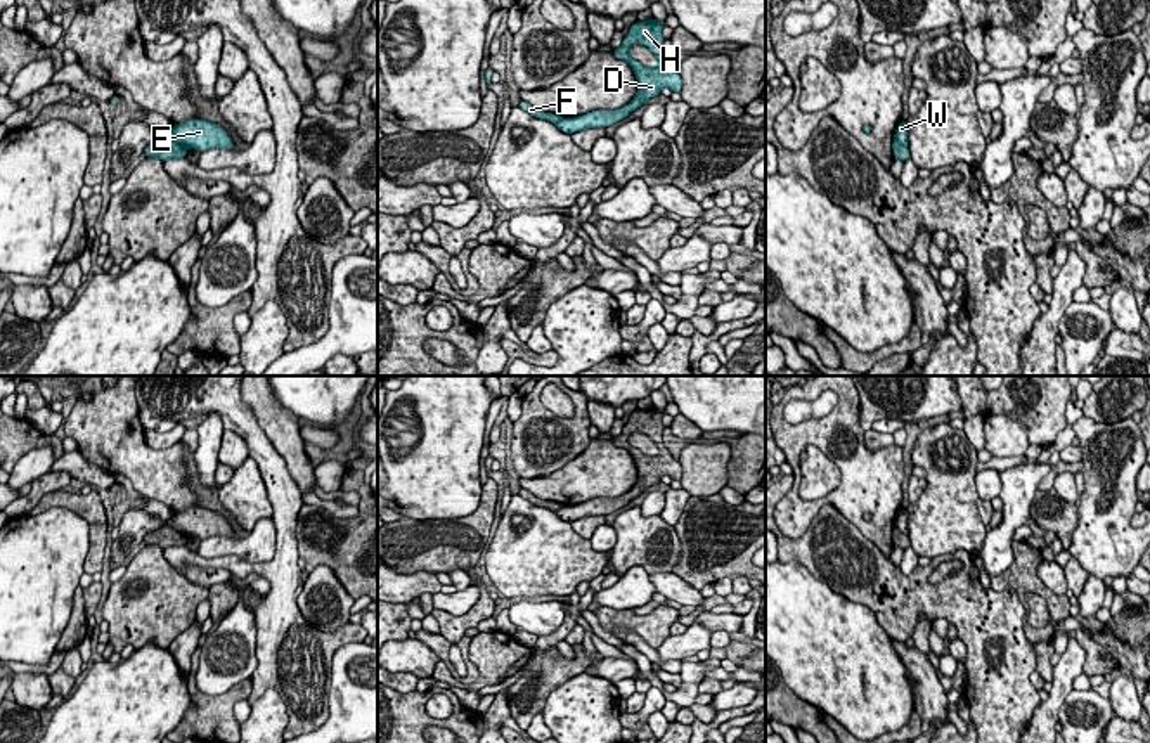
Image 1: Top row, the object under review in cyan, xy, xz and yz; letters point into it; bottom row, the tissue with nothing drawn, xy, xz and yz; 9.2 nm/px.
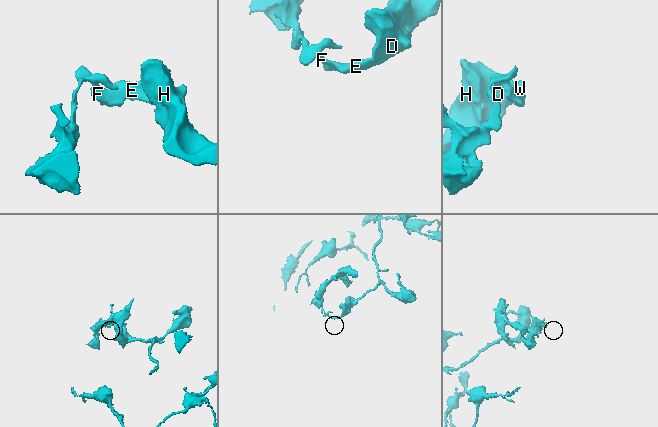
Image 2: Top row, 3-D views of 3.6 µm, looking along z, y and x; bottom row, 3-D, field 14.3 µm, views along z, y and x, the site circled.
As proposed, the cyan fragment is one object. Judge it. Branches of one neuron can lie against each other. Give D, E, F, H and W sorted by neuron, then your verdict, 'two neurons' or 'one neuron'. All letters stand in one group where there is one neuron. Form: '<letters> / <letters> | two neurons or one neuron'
D E H W / F | two neurons

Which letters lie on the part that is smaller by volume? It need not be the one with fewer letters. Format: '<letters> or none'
F

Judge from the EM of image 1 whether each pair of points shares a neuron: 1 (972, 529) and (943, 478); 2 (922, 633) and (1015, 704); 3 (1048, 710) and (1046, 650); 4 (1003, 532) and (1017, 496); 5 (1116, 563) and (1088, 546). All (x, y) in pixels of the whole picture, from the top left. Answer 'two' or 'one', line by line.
1: one
2: two
3: two
4: one
5: one

